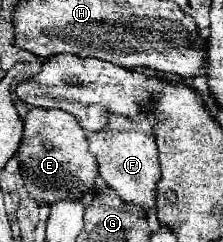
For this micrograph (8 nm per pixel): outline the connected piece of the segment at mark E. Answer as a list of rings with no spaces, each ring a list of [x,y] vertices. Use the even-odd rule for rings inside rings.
[[[34,107],[24,117],[24,139],[16,153],[20,163],[20,175],[26,183],[30,199],[38,205],[52,205],[62,199],[80,199],[84,207],[90,207],[92,199],[100,191],[100,171],[96,155],[88,149],[88,135],[80,121],[60,109]]]

